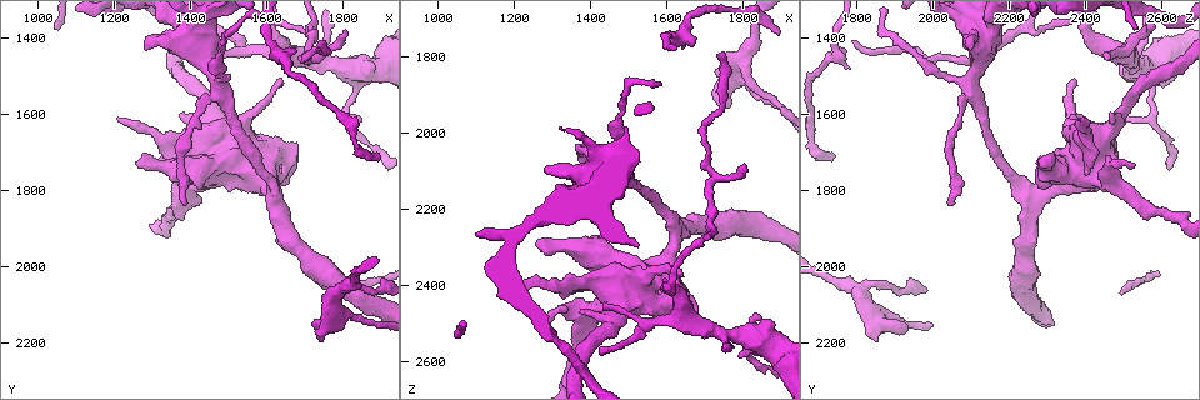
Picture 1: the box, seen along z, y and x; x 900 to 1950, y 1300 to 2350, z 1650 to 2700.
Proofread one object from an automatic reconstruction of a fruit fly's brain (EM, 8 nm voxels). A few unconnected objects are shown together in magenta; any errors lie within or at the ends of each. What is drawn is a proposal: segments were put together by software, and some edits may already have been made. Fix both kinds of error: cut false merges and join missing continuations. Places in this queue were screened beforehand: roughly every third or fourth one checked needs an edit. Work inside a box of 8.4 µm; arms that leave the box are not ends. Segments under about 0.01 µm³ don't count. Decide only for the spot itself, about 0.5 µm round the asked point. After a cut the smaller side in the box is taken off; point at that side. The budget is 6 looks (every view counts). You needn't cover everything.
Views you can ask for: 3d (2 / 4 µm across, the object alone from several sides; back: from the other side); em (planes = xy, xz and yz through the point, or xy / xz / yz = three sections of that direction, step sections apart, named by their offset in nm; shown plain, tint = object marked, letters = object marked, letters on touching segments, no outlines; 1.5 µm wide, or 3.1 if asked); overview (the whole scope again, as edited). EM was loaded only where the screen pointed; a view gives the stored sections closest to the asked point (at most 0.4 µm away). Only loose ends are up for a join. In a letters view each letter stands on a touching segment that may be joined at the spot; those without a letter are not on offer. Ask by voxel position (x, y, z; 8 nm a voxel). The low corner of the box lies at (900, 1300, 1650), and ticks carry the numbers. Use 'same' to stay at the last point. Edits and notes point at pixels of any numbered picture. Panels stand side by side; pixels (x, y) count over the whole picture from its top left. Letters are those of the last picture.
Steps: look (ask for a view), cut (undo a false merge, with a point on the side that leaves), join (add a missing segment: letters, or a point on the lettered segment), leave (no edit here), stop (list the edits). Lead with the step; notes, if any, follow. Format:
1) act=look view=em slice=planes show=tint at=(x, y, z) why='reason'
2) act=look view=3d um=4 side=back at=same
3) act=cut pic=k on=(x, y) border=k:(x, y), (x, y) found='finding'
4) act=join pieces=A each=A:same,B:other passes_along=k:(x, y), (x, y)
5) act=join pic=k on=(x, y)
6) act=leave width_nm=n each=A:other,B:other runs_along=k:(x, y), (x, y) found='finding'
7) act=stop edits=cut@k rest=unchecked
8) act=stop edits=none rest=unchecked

act=look view=3d um=4 at=(1850, 1625, 2485) why='thin end'

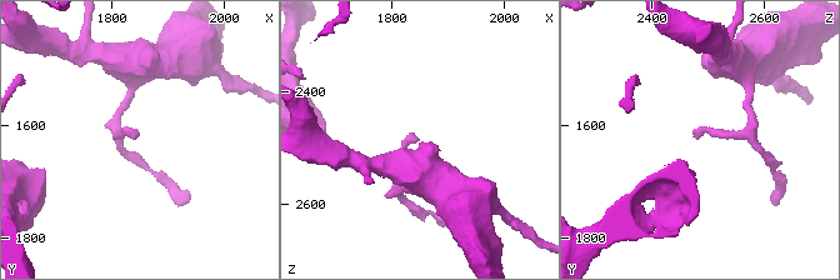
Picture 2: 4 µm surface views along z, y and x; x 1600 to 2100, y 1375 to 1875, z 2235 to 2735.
act=look view=em slice=yz step=4 show=tint at=(1845, 1620, 2480) why='shape alone is not enough'

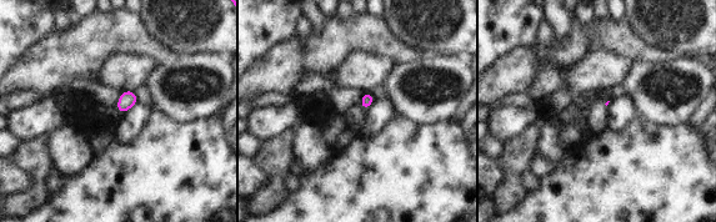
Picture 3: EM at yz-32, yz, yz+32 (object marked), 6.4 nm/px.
act=look view=em slice=planes show=letters at=same why='another direction'

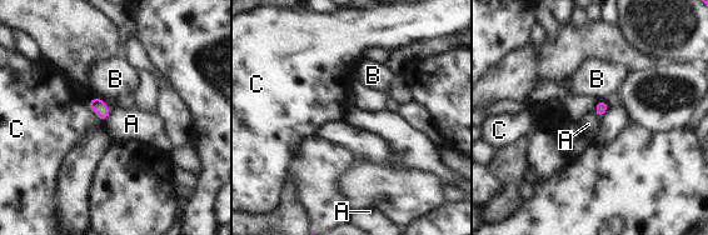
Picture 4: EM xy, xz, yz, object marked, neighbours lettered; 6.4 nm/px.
act=leave width_nm=70 each=A:other,B:other,C:other border=4:(111, 110), (101, 121) found='no lettered segment goes on from it'

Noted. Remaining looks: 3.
act=look view=3d um=2 at=(1815, 1375, 2100) why='thin end'

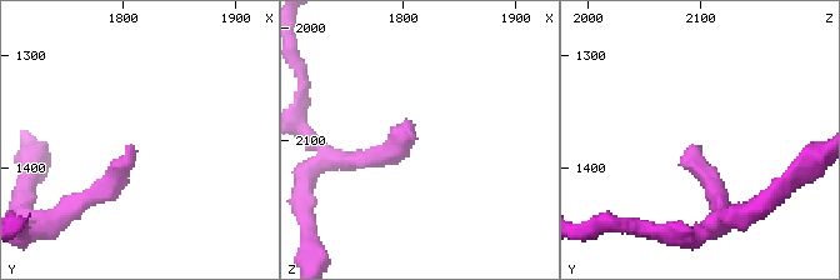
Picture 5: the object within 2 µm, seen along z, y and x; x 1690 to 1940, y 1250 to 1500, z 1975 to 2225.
act=look view=em slice=planes show=letters at=(1808, 1380, 2094) why='need the tissue'

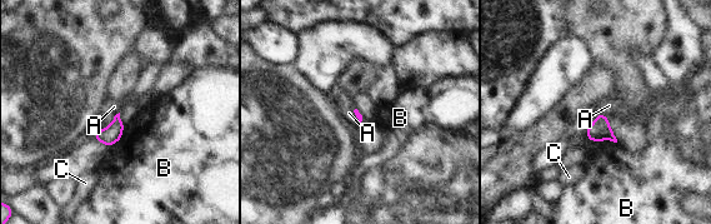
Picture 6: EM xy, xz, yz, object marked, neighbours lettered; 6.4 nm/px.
act=leave longest_contact=A:180nm each=A:other,B:other,C:other border=6:(119, 112), (105, 128), (99, 129) found='none of them fits'

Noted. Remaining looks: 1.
act=stop edits=none rest=unchecked

